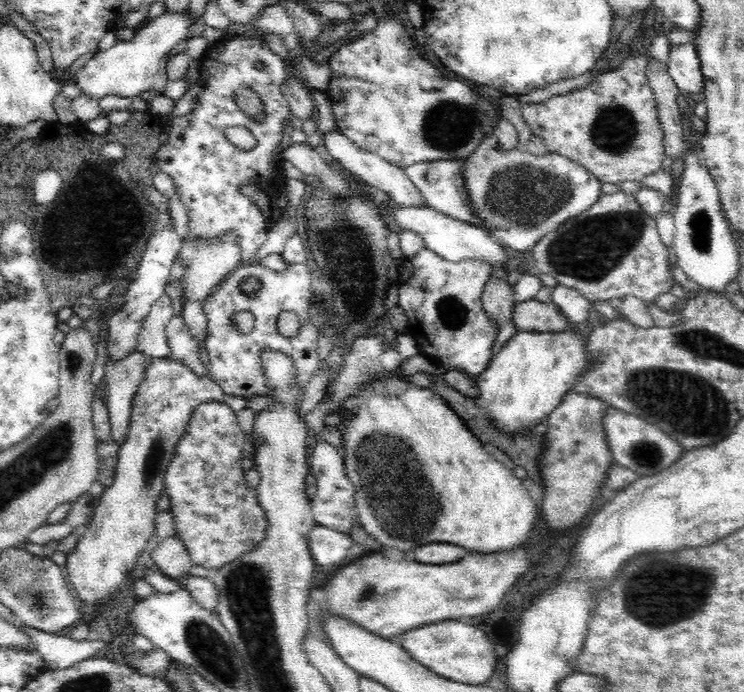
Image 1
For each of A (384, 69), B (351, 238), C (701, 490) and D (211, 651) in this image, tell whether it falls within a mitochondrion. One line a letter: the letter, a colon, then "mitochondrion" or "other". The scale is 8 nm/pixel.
A: other
B: mitochondrion
C: other
D: mitochondrion

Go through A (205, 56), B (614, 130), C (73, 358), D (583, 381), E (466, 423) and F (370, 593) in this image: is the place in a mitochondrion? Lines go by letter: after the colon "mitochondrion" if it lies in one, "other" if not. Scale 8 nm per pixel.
A: other
B: mitochondrion
C: mitochondrion
D: other
E: other
F: mitochondrion

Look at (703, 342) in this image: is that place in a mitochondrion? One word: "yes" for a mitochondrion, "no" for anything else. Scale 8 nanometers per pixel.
yes

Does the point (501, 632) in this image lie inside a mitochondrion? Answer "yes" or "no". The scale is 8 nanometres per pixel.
no

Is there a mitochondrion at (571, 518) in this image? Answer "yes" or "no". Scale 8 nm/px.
no

